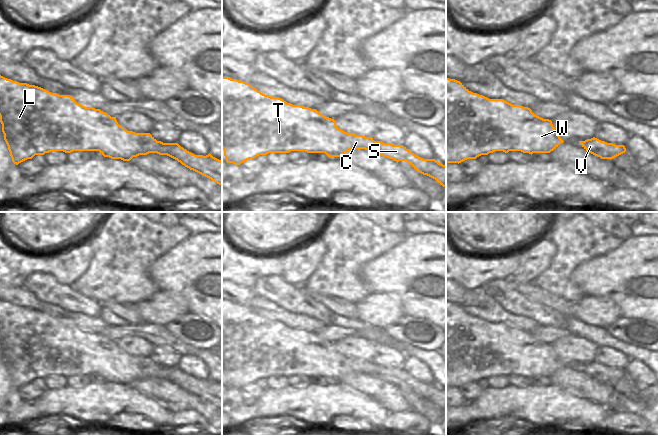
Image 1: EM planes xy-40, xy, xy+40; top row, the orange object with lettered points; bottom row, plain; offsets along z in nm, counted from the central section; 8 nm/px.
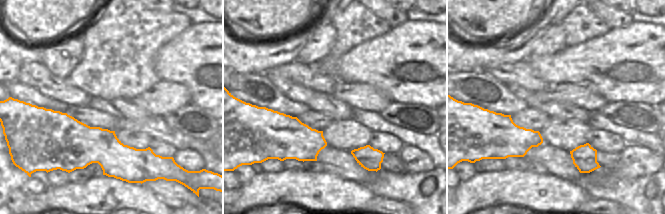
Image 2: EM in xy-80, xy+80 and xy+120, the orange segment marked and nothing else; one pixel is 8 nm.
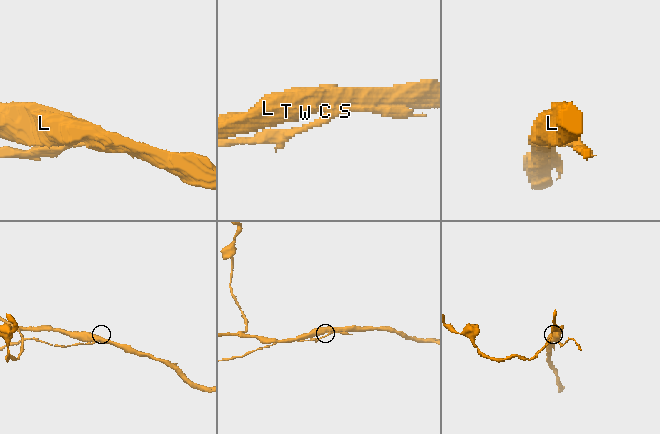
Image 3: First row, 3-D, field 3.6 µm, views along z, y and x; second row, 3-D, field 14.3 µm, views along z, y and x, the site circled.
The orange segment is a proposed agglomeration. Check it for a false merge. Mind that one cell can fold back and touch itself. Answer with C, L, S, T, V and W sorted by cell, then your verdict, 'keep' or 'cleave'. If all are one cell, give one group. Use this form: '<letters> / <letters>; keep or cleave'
C L S T W / V; cleave

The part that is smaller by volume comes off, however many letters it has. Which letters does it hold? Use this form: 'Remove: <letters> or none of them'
Remove: V

